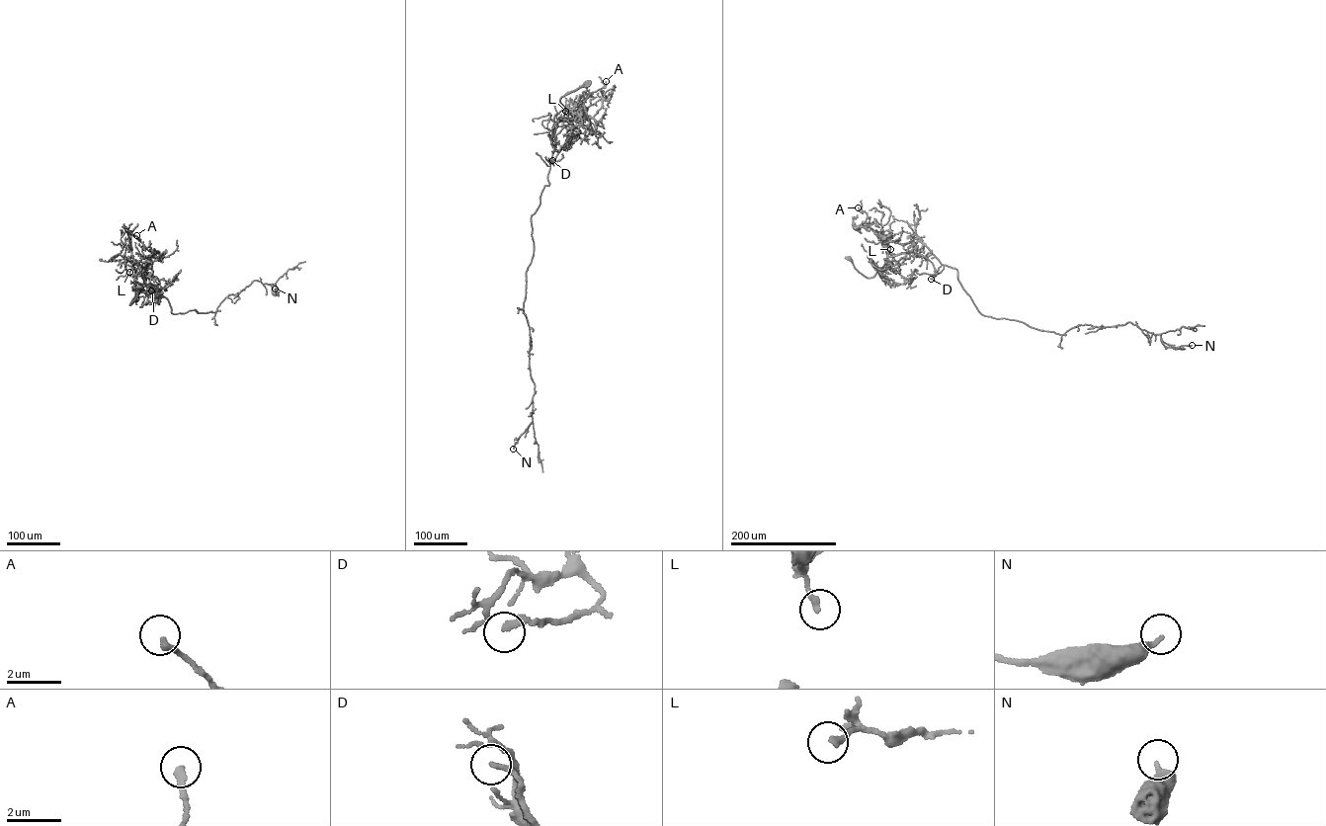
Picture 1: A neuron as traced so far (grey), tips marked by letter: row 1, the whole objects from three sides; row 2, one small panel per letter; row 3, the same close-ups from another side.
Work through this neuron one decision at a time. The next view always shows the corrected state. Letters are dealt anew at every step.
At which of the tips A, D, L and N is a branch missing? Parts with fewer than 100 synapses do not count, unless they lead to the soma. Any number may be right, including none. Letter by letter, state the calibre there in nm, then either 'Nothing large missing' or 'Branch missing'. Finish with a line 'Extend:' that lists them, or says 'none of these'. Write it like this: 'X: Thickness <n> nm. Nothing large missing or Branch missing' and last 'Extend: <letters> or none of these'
A: Thickness 280 nm. Nothing large missing
D: Thickness 130 nm. Nothing large missing
L: Thickness 200 nm. Nothing large missing
N: Thickness 280 nm. Nothing large missing
Extend: none of these

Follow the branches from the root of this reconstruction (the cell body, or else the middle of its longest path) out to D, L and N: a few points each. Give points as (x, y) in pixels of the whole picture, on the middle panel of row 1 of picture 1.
D: (587, 84), (560, 98), (562, 105), (575, 116), (566, 141), (551, 161), (552, 164), (552, 160)
L: (587, 84), (561, 98), (561, 104), (571, 116), (577, 113), (565, 111)
N: (587, 84), (560, 98), (575, 116), (556, 134), (531, 218), (523, 310), (535, 392), (513, 449)

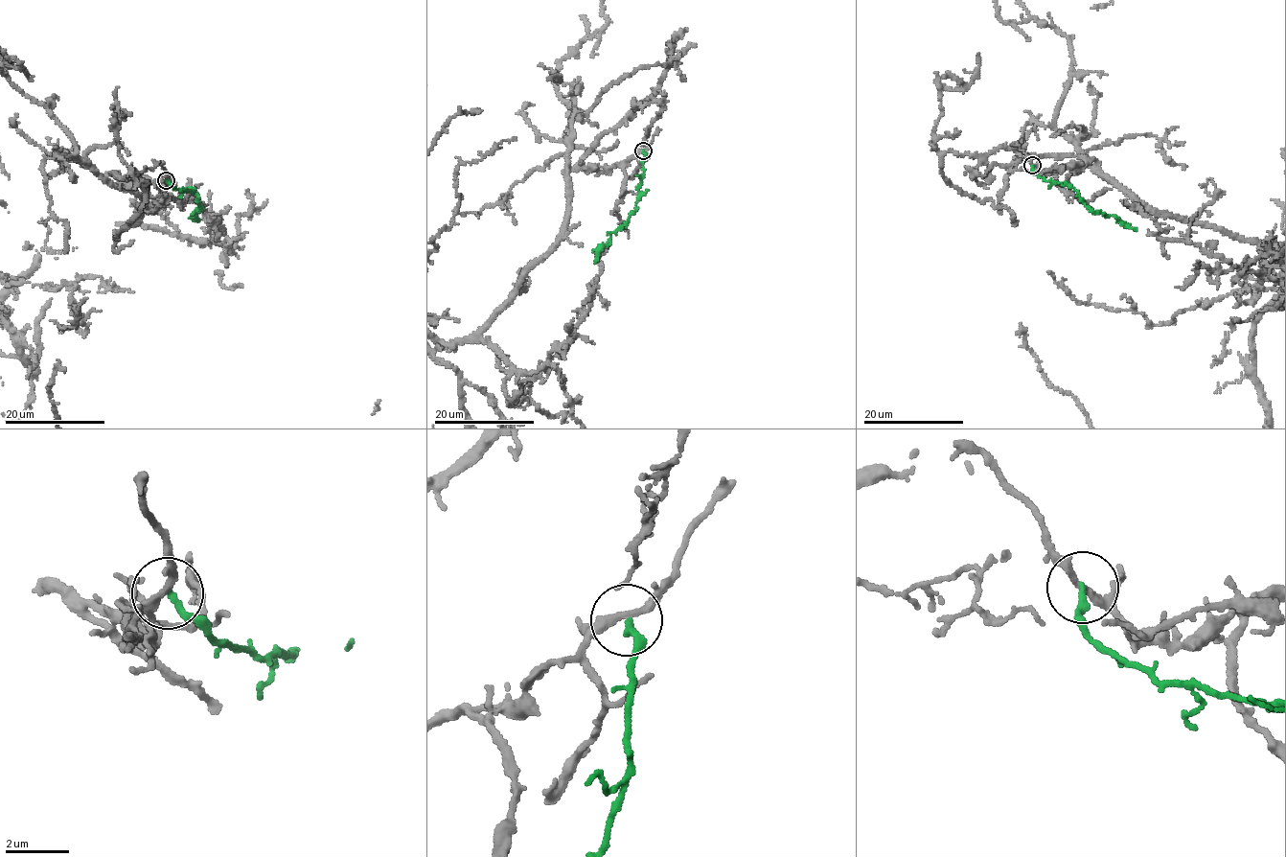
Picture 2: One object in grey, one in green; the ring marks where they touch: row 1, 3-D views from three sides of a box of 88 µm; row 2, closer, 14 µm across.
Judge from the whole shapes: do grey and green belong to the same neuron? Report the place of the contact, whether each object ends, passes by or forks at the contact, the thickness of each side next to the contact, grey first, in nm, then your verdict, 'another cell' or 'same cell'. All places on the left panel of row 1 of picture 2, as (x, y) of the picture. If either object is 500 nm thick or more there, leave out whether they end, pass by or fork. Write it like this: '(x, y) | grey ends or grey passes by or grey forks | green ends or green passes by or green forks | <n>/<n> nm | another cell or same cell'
(166, 180) | grey passes by | green ends | 220/220 nm | another cell

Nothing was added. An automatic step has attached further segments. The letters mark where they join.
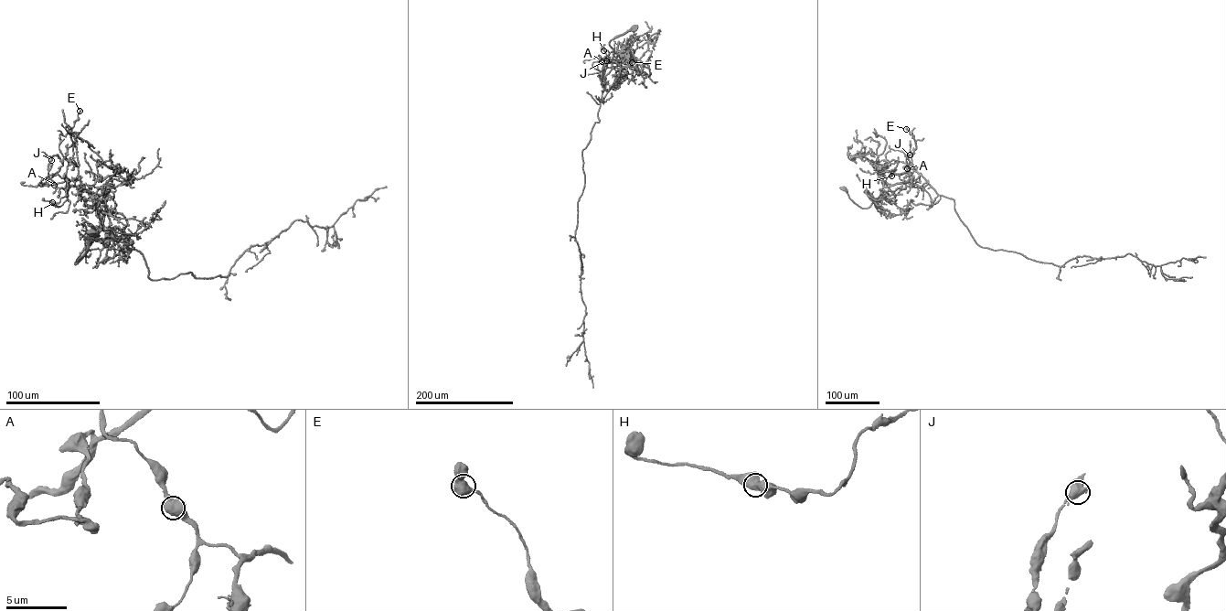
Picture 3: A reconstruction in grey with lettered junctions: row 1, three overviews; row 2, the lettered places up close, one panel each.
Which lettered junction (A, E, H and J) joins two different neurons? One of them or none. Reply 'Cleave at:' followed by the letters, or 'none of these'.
Cleave at: none of these

